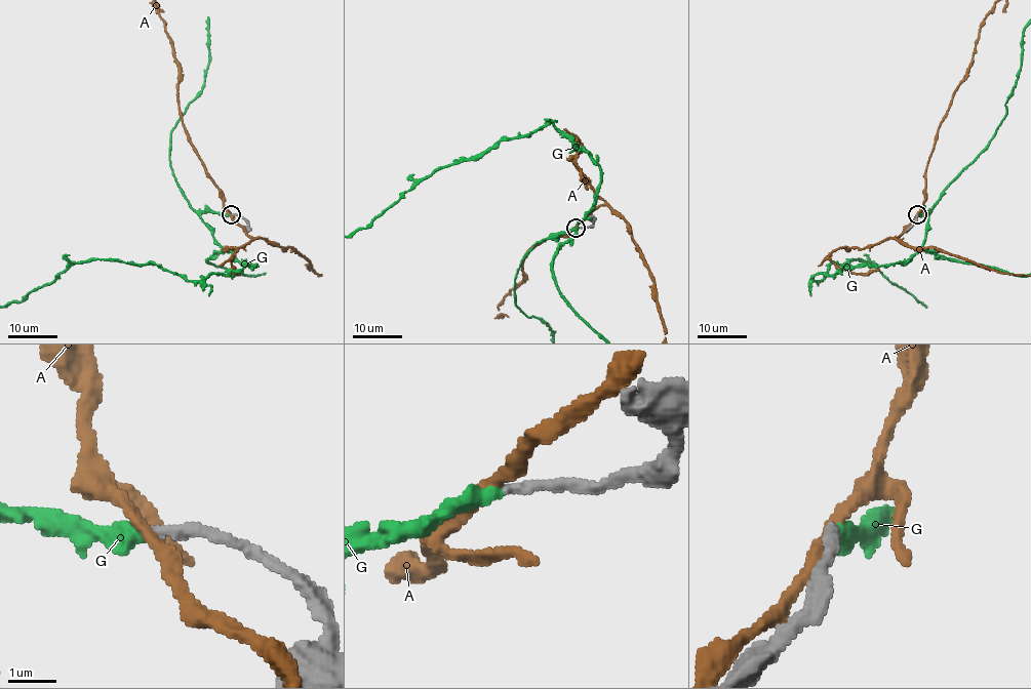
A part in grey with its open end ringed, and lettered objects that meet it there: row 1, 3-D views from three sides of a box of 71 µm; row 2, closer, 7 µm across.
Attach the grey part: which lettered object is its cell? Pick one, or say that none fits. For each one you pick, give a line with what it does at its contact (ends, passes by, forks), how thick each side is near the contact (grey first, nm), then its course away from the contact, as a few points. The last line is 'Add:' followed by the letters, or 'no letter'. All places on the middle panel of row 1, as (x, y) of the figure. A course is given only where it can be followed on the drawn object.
G: it ends | 240/340 nm
Add: G

